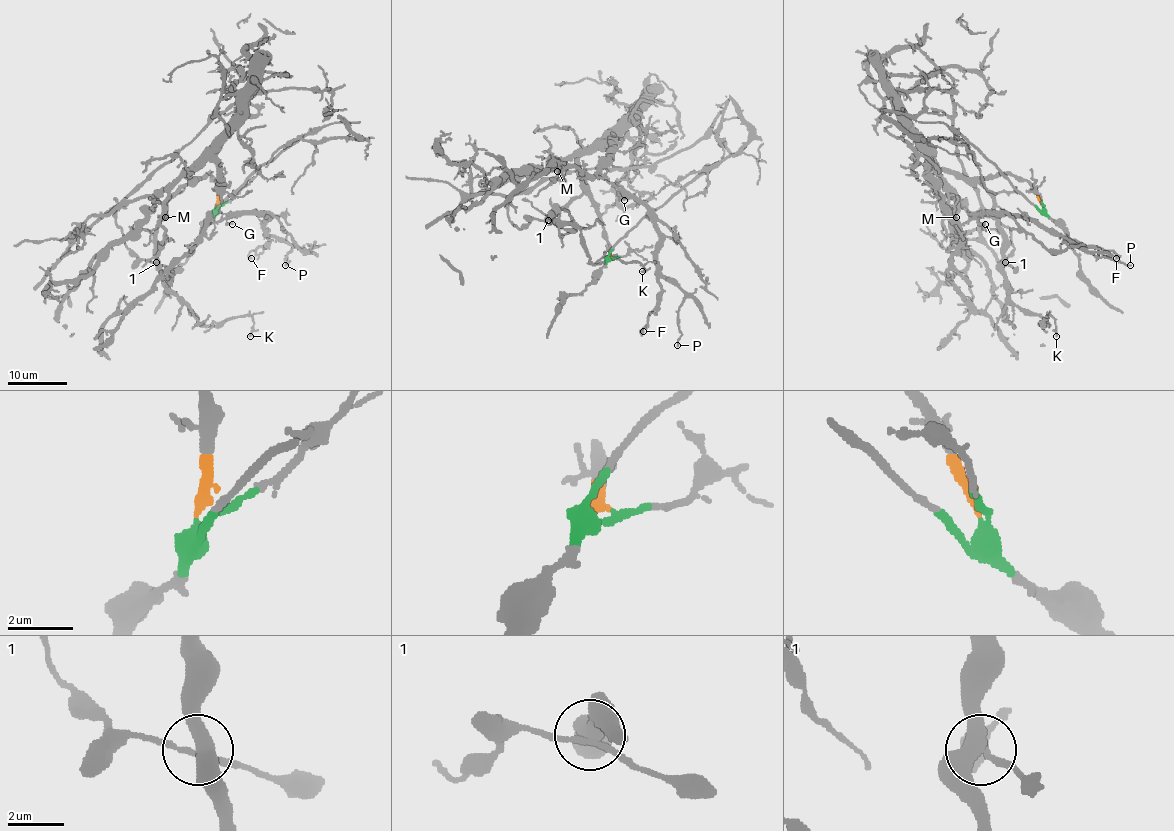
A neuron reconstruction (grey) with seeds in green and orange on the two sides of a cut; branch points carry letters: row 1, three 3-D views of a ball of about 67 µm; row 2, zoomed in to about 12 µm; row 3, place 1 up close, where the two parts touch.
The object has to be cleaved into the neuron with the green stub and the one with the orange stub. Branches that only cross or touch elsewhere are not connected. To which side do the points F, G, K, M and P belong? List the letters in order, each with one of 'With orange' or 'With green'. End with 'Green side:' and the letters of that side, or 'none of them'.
F: With orange
G: With orange
K: With orange
M: With orange
P: With orange
Green side: none of them

